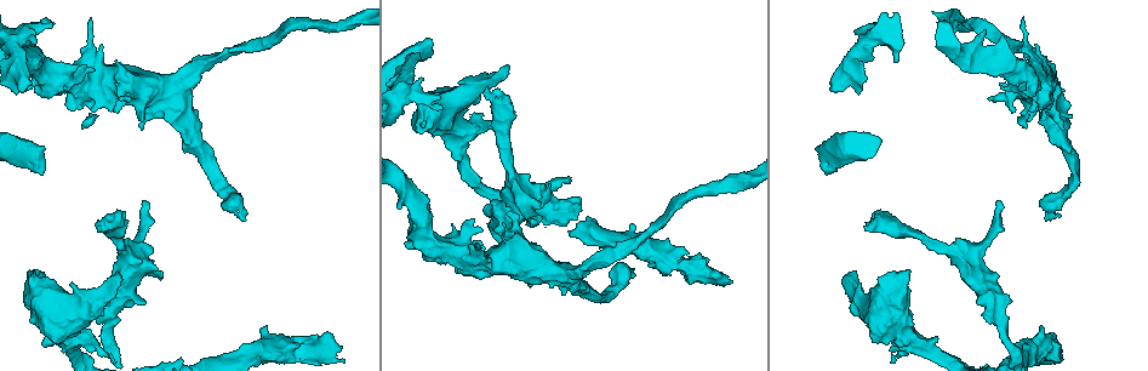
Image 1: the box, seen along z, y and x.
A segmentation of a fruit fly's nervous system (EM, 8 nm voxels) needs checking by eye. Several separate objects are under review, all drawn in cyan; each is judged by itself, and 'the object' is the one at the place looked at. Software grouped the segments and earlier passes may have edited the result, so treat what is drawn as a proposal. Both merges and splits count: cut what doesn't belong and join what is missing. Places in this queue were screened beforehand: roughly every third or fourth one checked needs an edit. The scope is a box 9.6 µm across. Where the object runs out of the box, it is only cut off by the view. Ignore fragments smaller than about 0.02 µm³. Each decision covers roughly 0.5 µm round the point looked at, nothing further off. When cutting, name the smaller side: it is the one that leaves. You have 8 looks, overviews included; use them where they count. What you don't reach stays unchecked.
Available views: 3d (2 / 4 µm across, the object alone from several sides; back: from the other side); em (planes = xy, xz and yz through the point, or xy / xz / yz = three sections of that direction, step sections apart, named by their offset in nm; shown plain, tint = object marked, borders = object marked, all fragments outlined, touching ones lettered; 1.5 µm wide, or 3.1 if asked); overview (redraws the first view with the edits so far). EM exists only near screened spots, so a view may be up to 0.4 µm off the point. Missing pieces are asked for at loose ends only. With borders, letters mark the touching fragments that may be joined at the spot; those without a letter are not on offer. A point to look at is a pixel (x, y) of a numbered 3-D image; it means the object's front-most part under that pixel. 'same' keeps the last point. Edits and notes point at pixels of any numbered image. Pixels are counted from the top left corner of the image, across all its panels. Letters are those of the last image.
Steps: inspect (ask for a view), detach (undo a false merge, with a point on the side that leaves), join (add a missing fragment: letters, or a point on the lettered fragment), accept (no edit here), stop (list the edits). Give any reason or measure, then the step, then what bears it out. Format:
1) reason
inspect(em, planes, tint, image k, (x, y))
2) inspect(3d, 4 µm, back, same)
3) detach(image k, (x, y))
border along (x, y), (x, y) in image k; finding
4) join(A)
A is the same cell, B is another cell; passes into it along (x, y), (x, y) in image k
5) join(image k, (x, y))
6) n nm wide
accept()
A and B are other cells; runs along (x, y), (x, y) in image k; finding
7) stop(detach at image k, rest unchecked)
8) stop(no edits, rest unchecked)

branch stops here
inspect(3d, 4 µm, image 1, (50, 21))

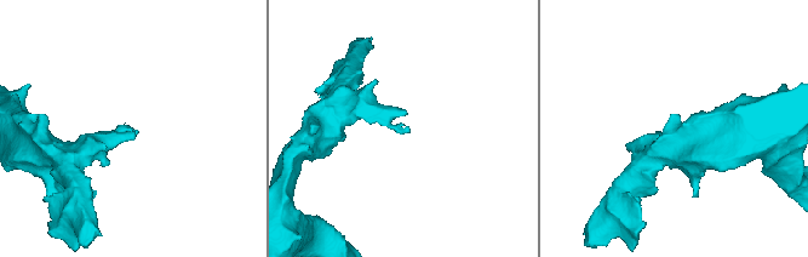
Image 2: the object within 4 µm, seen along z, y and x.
inspect(em, xz, step 4, tint, image 2, (408, 129))

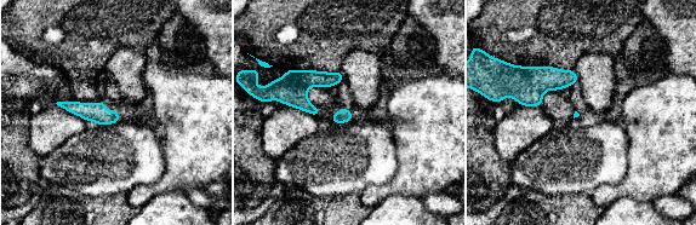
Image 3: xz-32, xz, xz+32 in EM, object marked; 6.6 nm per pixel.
inspect(em, yz, step 8, borders, same)

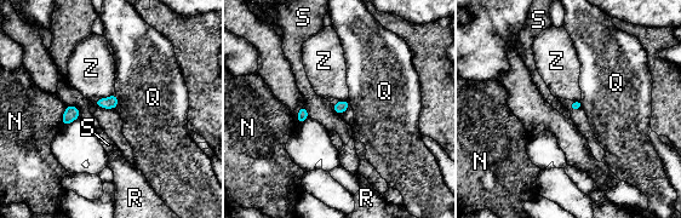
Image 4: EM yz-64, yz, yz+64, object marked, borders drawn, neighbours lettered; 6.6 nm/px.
N touches over 150 nm
accept()
N, Q, R, S and Z are other cells; border along (303, 105), (309, 116) in image 4; none of them fits

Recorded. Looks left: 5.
branch stops here
inspect(3d, 4 µm, back, image 1, (833, 89))

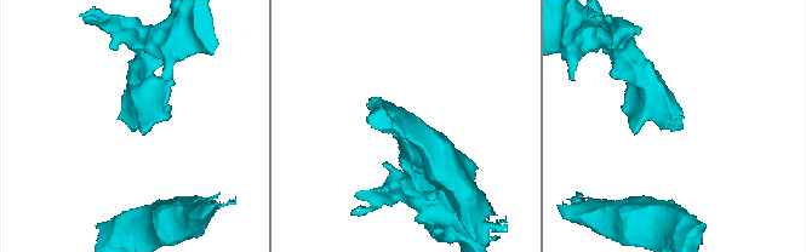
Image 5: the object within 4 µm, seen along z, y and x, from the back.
now the EM
inspect(em, xy, step 4, borders, image 5, (680, 128))

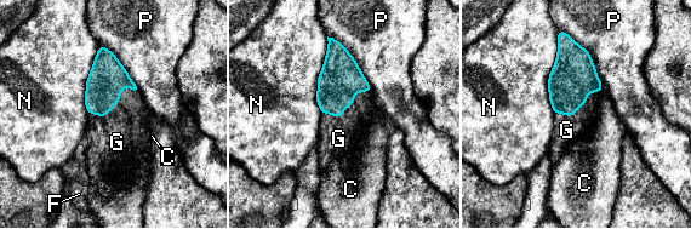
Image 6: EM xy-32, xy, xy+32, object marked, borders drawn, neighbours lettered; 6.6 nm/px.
inspect(em, planes, borders, same)

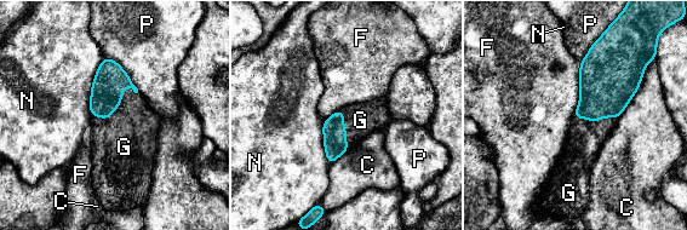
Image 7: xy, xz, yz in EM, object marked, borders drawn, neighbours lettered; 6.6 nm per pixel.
join(G)
G is the same cell, C, F, N and P are other cells; passes into it along (110, 79), (120, 103), (127, 139) in image 7; it goes on there

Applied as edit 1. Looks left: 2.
stop(join at image 7, rest unchecked)

